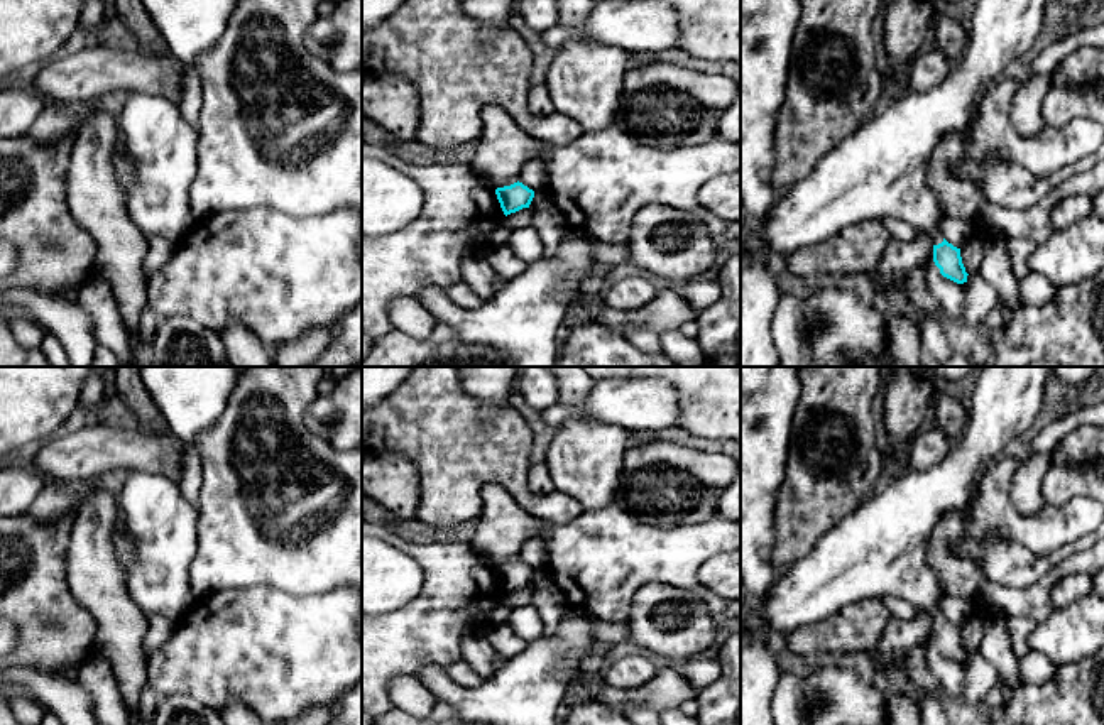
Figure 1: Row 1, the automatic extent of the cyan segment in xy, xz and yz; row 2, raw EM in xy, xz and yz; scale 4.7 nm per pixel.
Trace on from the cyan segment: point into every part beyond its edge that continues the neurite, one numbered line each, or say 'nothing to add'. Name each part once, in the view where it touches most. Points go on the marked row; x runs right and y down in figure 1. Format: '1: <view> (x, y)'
1: yz (879, 171)

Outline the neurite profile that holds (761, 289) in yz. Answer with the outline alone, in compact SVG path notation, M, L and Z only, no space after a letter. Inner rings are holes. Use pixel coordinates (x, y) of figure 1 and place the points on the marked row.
M768 259L741 264L741 367L779 367L771 323L781 292Z

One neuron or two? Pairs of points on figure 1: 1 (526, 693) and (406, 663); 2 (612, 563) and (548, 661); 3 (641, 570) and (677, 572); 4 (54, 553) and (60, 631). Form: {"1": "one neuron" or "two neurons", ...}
{"1": "two neurons", "2": "two neurons", "3": "one neuron", "4": "one neuron"}

